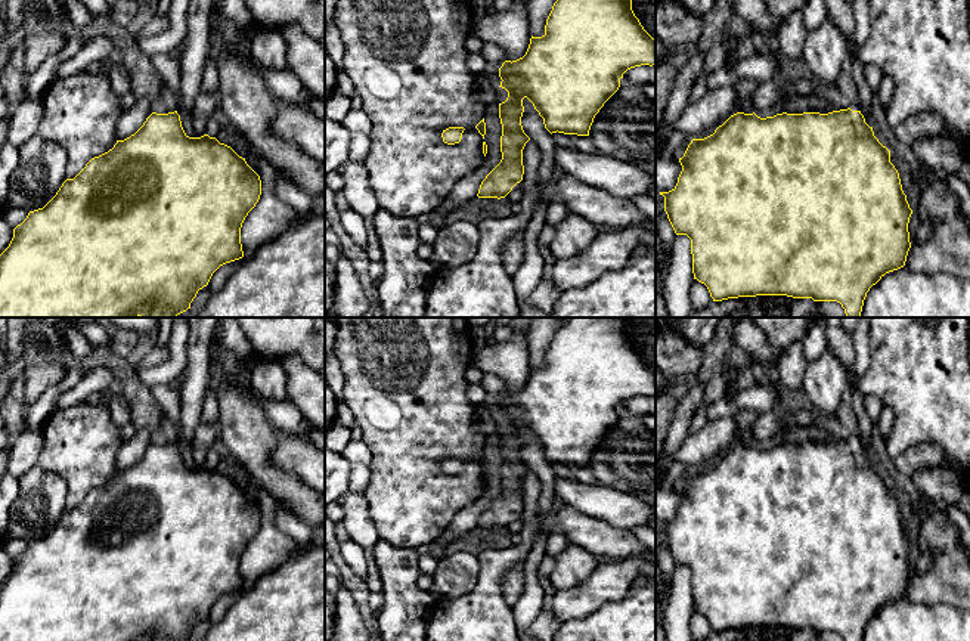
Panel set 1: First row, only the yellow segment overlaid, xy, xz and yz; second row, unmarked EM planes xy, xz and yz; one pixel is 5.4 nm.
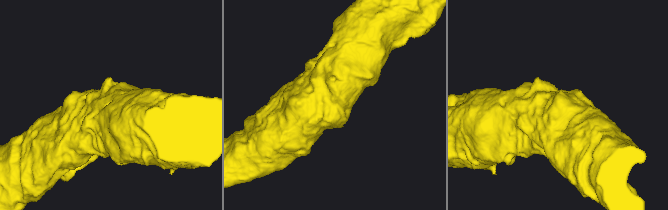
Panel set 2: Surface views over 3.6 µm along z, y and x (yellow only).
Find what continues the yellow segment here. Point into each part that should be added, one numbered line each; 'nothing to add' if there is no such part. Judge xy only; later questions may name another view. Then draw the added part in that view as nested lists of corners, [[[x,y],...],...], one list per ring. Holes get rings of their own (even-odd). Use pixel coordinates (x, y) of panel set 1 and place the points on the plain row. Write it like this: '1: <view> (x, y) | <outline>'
1: xy (195, 378) | [[[188,318],[188,320],[188,362],[179,390],[182,397],[179,446],[192,446],[195,430],[201,424],[202,405],[211,380],[210,347],[219,318]]]

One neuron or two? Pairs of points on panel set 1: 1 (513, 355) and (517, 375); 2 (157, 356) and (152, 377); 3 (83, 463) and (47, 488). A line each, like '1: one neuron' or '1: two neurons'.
1: one neuron
2: two neurons
3: two neurons

